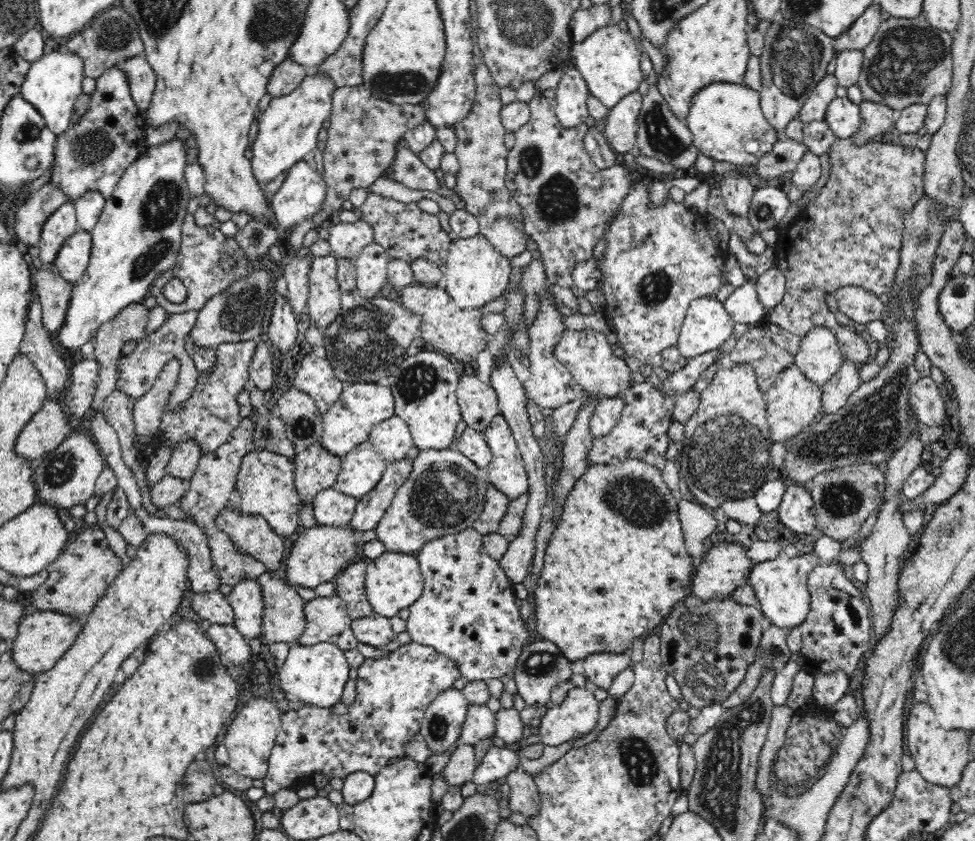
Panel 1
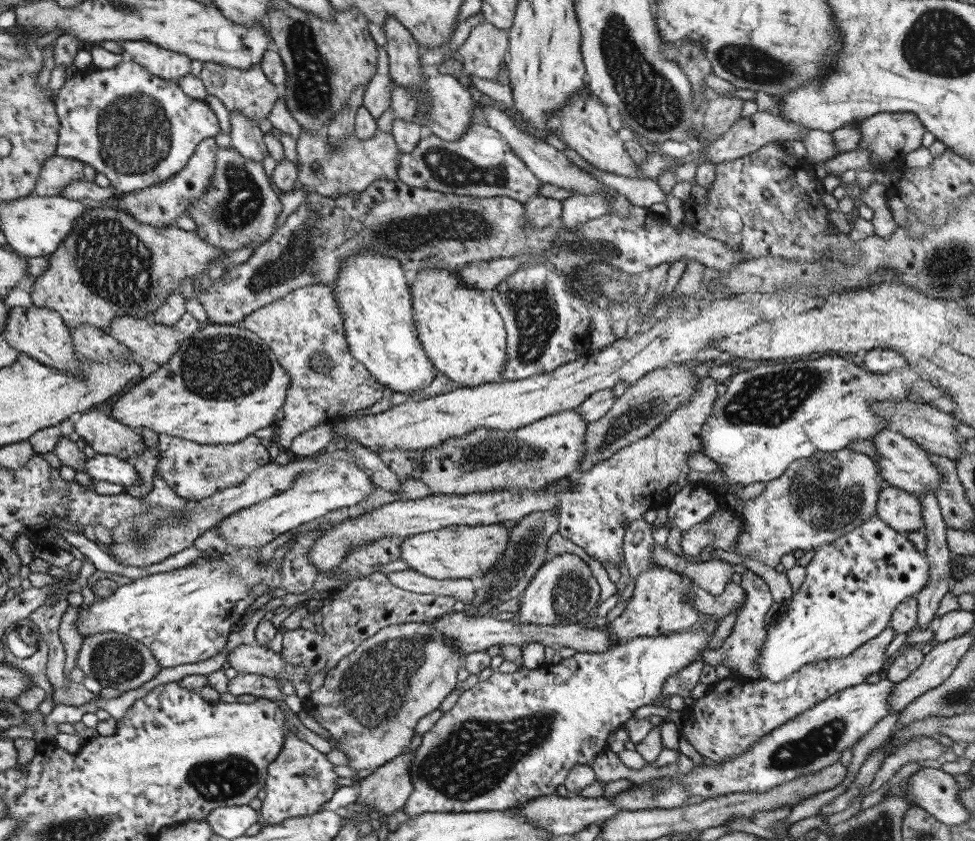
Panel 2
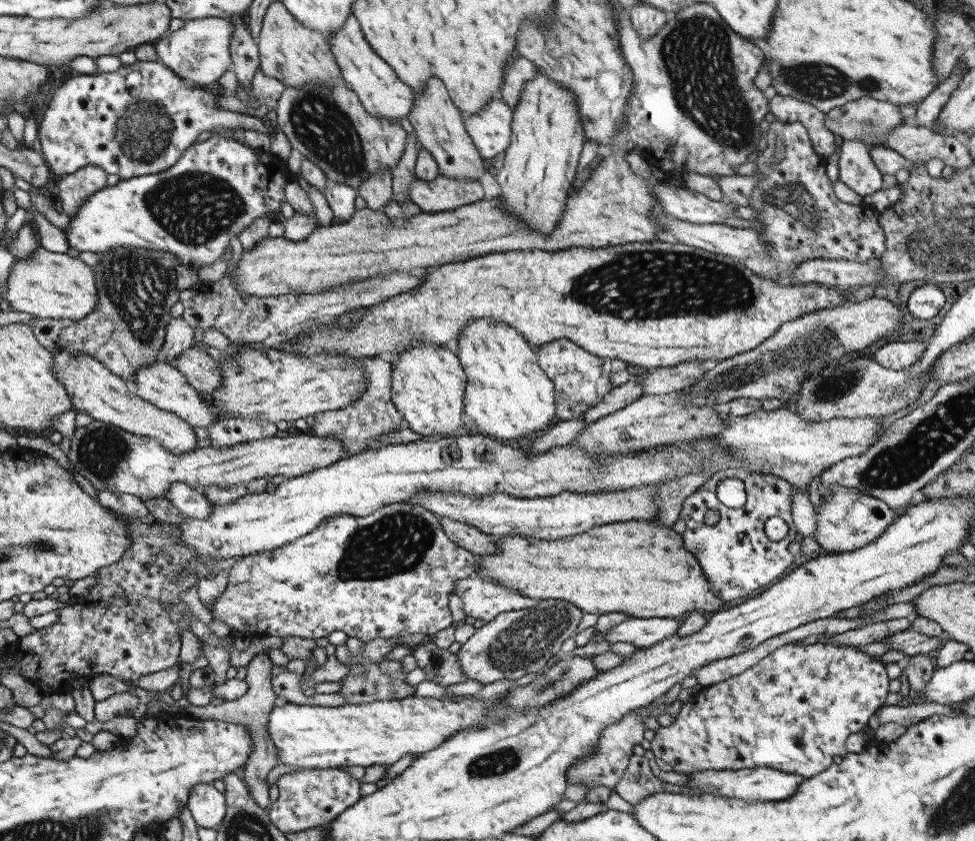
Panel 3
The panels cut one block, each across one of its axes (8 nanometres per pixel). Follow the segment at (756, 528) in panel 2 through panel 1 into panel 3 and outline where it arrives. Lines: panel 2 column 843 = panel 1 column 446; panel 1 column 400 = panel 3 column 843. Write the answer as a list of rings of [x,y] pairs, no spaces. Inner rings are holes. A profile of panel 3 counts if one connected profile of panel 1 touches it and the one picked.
[[[836,486],[831,493],[822,493],[822,506],[816,510],[816,530],[813,538],[828,554],[850,552],[876,540],[894,521],[896,516],[883,500],[862,494],[855,488]]]

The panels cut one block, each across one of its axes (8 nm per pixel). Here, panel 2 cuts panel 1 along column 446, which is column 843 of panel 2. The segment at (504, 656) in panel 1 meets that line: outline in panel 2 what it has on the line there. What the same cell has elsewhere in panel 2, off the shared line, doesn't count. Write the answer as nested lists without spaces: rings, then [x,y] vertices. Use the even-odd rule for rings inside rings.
[[[877,514],[870,517],[864,524],[858,525],[844,536],[839,536],[835,542],[822,545],[816,549],[811,561],[805,566],[806,577],[803,585],[798,588],[798,592],[793,592],[788,601],[782,604],[784,608],[780,610],[777,617],[772,621],[766,629],[766,636],[759,650],[759,674],[762,675],[760,679],[767,679],[768,681],[778,682],[787,680],[793,672],[805,667],[806,664],[814,663],[818,660],[828,660],[830,658],[842,658],[852,654],[862,644],[868,640],[876,638],[886,627],[889,626],[893,610],[903,600],[916,596],[926,585],[929,579],[929,560],[925,552],[918,552],[918,549],[909,541],[907,532],[898,532],[890,525],[882,522]]]

